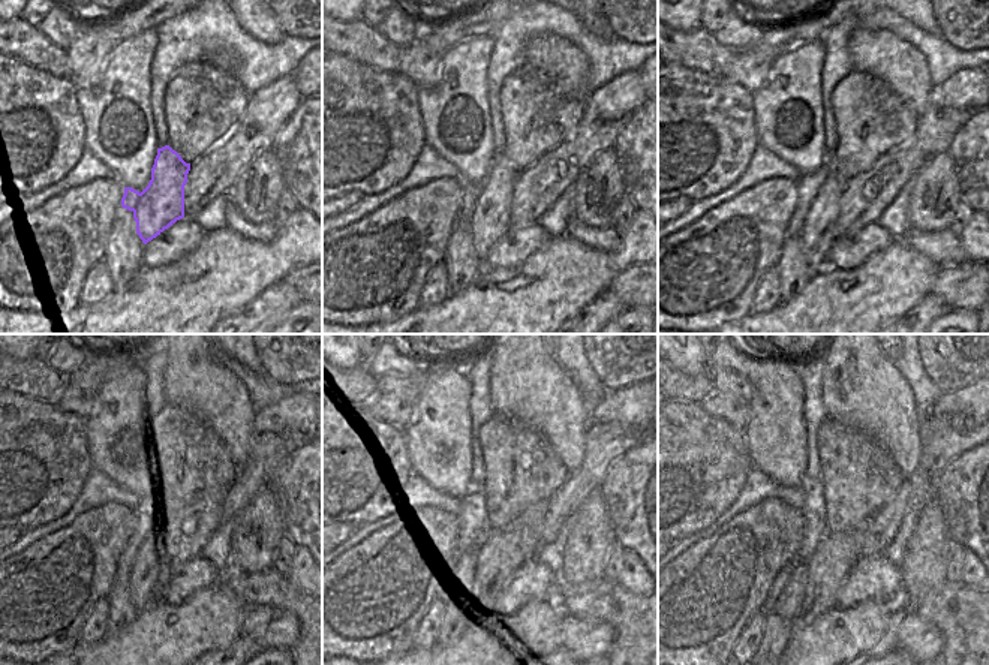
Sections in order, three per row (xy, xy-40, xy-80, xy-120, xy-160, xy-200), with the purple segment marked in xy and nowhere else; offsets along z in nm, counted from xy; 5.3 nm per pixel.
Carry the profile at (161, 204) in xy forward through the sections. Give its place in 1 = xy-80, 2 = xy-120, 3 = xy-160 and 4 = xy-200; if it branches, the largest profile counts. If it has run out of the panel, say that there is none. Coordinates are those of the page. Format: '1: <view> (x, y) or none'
1: xy-80 (814, 220)
2: xy-120 (138, 565)
3: xy-160 (474, 524)
4: xy-200 (788, 605)

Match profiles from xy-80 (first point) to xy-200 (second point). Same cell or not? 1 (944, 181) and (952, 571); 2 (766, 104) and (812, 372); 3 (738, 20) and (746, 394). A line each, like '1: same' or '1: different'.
1: different
2: different
3: different

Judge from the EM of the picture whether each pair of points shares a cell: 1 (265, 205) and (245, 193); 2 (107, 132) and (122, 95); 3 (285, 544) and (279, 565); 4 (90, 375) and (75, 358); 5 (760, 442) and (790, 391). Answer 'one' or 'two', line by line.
1: one
2: one
3: one
4: two
5: one

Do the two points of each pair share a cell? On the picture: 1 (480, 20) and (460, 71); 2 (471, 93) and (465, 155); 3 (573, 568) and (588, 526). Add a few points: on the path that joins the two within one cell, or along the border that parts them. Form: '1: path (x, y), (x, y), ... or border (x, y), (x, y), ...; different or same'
1: border (490, 35), (465, 39), (445, 53); different
2: path (472, 110), (474, 144); same
3: path (583, 557), (586, 553), (586, 536); same

